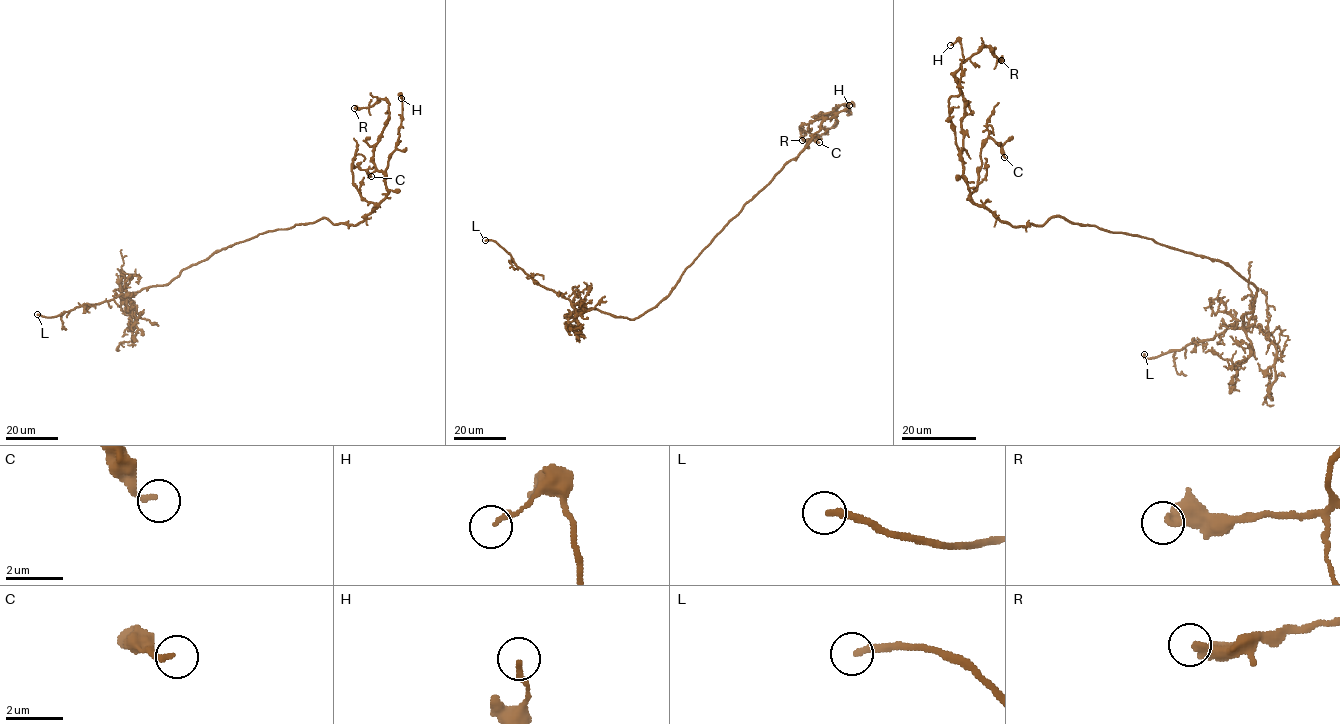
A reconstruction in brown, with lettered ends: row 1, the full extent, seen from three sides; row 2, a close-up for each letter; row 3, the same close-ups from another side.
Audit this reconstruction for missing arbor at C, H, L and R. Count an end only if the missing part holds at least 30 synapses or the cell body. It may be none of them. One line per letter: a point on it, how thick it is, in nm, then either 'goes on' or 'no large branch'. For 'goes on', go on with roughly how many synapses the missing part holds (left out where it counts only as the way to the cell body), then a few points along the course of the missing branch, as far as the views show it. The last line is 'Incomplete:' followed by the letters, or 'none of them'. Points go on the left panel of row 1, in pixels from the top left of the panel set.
C: (371, 176) | 160 nm | no large branch
H: (401, 98) | 180 nm | no large branch
L: (37, 314) | 240 nm | goes on | (37, 314), (27, 332)
R: (354, 108) | 440 nm | no large branch
Incomplete: L

